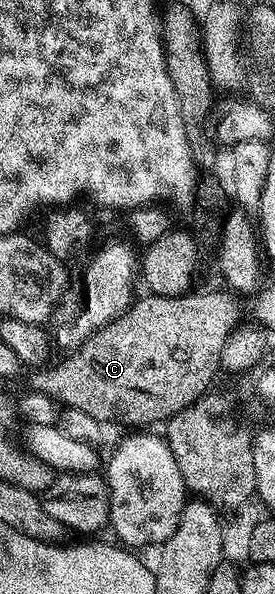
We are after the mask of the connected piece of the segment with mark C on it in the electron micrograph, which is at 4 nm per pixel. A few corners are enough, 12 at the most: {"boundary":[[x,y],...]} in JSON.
{"boundary":[[231,292],[151,293],[30,383],[104,425],[211,390]]}

